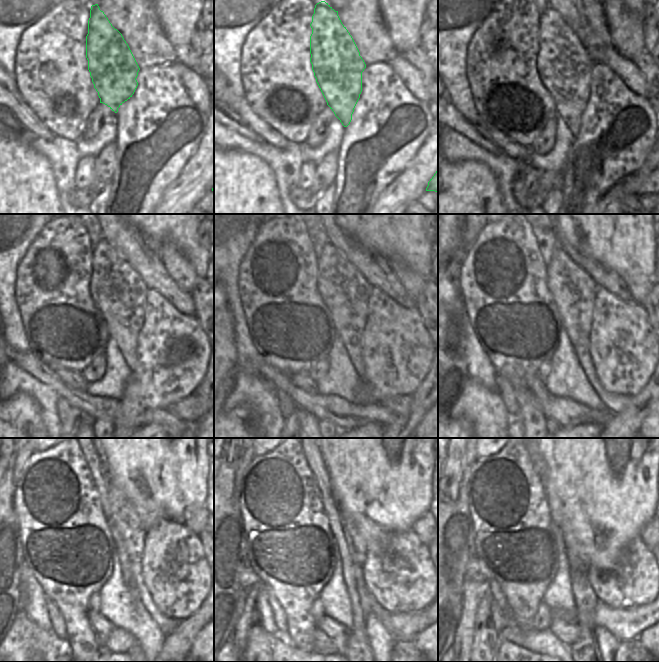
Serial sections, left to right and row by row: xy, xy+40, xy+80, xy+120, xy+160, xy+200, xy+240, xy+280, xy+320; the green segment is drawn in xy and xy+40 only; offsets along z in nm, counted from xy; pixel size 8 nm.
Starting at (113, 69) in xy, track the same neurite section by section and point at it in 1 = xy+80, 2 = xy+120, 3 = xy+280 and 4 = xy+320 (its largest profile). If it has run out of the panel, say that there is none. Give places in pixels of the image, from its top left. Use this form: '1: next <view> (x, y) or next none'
1: next xy+80 (564, 66)
2: next xy+120 (118, 292)
3: next xy+280 (353, 560)
4: next xy+320 (584, 596)

